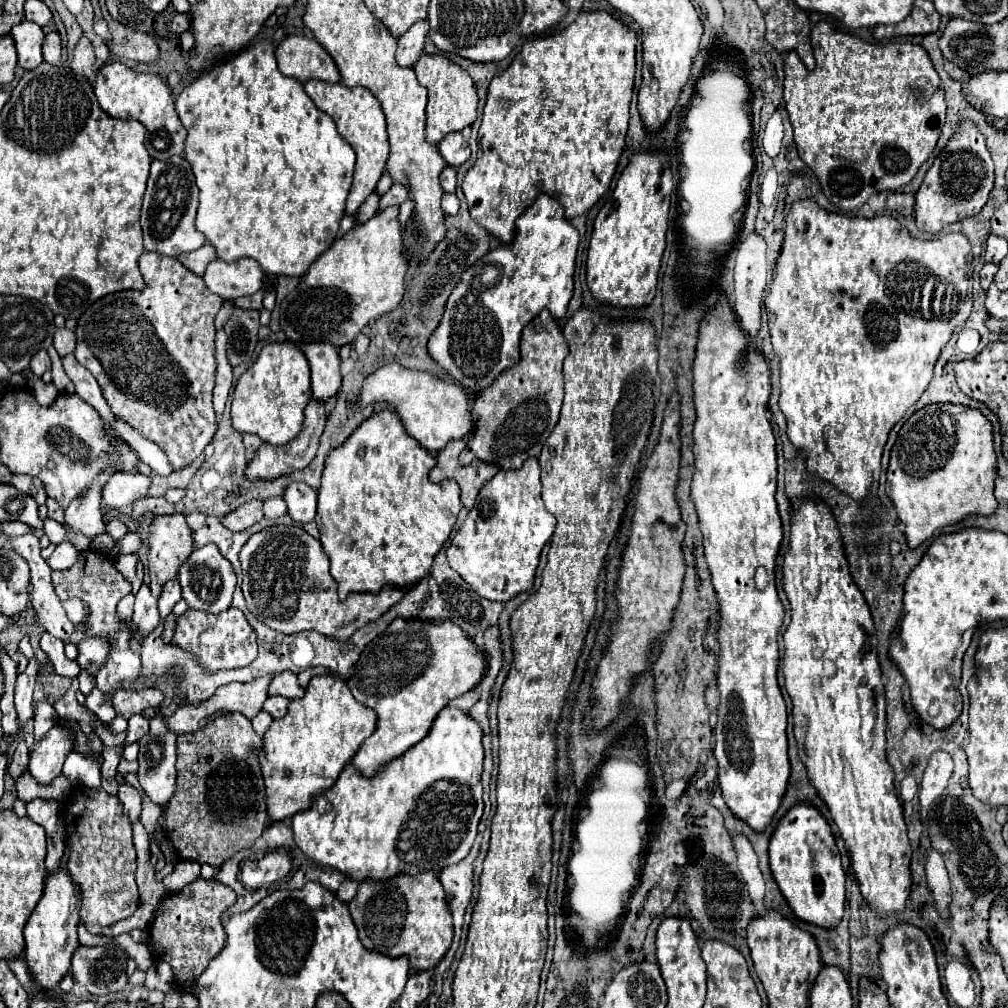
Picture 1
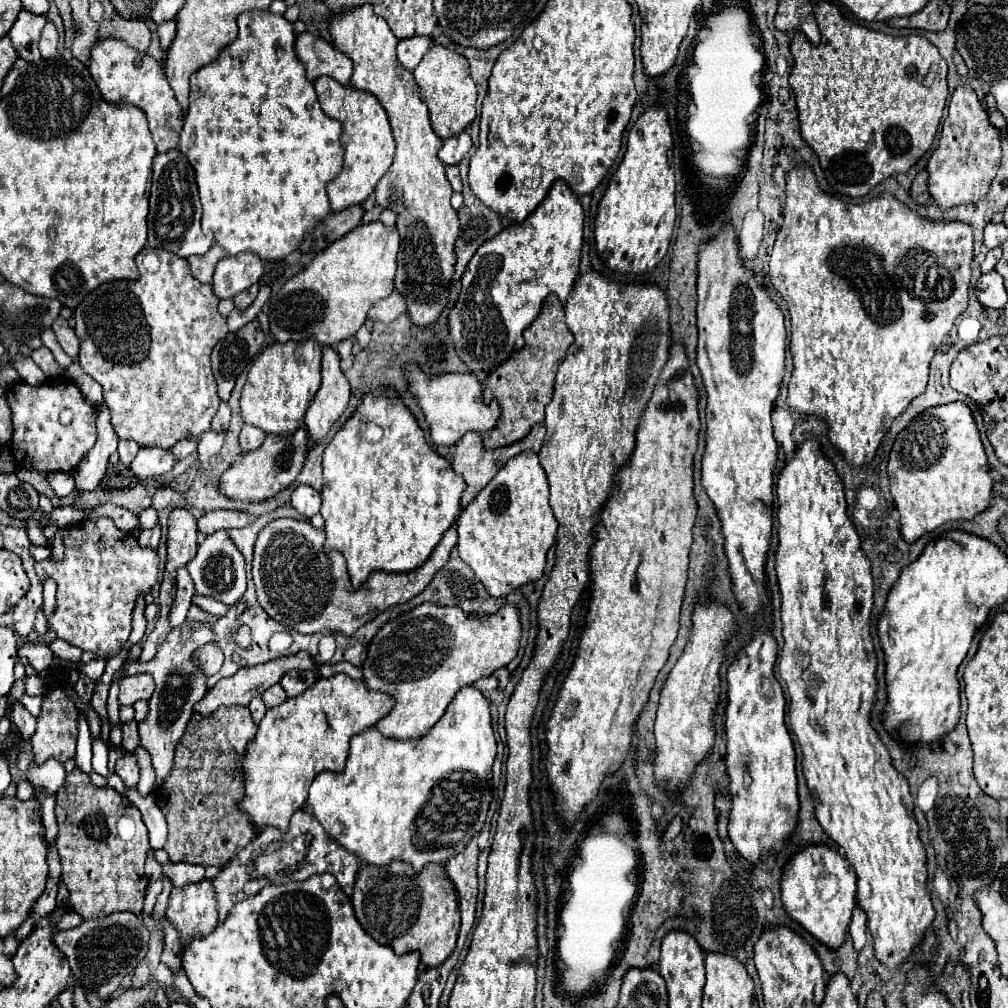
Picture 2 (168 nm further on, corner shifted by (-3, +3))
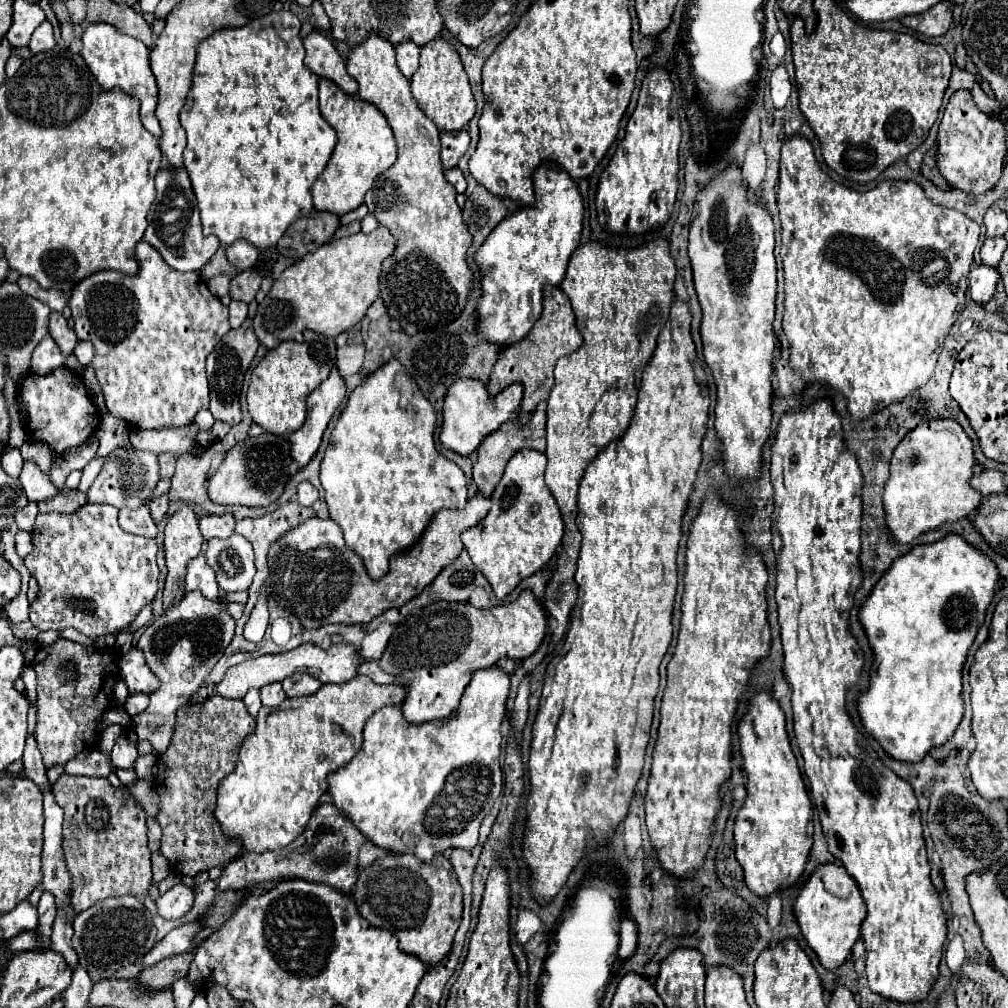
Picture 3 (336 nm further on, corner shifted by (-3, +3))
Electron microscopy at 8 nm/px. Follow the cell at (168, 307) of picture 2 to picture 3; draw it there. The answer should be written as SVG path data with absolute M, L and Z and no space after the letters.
M141 240L135 252L139 272L135 276L123 274L117 284L115 270L95 272L75 284L69 300L73 310L75 334L79 340L89 340L95 346L91 366L101 382L107 408L113 416L127 420L133 428L163 428L185 426L193 422L201 408L209 406L209 384L205 376L205 360L215 344L231 330L229 310L213 296L205 280L197 272L179 272L167 268L163 258L151 244Z

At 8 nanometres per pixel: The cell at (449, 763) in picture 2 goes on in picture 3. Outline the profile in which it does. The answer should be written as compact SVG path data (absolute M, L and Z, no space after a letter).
M491 666L475 672L461 698L459 708L449 718L413 724L403 718L399 706L381 708L367 720L367 726L363 730L365 740L359 754L347 766L329 776L329 794L333 798L333 804L343 810L343 814L349 816L375 846L387 850L407 852L409 848L403 844L403 832L407 830L413 830L415 846L411 852L421 860L431 860L437 852L445 852L449 848L473 848L477 844L479 826L493 808L493 802L499 798L503 786L499 756L503 742L501 724L507 716L507 698L509 674L497 666Z

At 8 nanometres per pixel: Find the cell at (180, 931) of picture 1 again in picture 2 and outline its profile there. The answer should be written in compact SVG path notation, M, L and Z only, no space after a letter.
M205 878L183 888L173 888L165 918L179 932L181 948L187 948L191 936L207 936L207 932L215 930L215 924L219 924L217 910L215 888L211 888L211 880Z

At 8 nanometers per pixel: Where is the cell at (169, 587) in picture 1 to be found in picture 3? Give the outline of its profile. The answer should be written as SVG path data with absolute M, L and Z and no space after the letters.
M203 554L193 558L187 568L187 578L185 578L185 590L201 590L209 600L219 598L219 586L215 580L215 572L211 572L207 560Z

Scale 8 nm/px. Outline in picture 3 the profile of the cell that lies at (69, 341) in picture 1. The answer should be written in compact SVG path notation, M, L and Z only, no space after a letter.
M51 312L49 334L51 334L53 340L57 342L59 350L63 352L63 356L71 356L71 354L73 354L73 348L77 346L77 336L75 336L75 332L67 326L67 320L63 318L63 314Z

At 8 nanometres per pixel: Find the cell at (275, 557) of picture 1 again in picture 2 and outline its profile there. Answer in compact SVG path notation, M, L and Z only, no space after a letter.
M277 518L267 524L259 532L253 552L253 582L257 588L257 600L273 620L301 634L329 630L351 636L359 626L367 624L383 610L409 602L421 594L433 580L435 572L449 560L449 552L457 544L457 532L455 528L449 528L423 566L407 574L373 572L361 590L351 588L343 554L329 552L323 544L325 532L313 528L307 520Z

